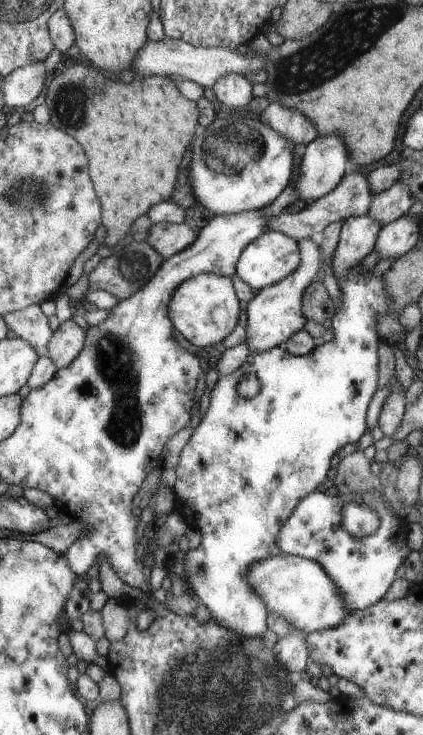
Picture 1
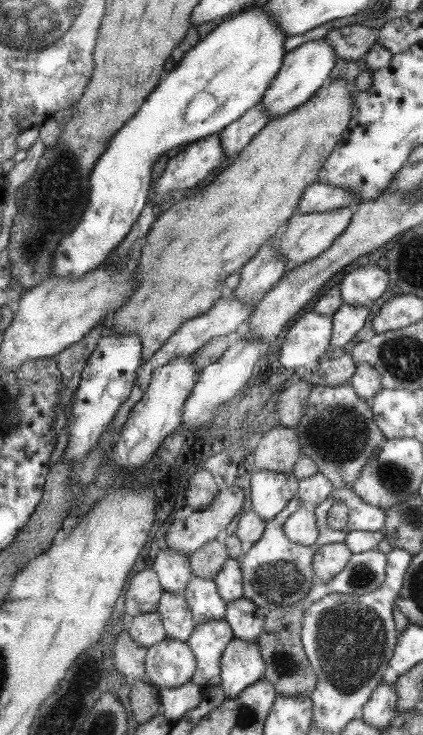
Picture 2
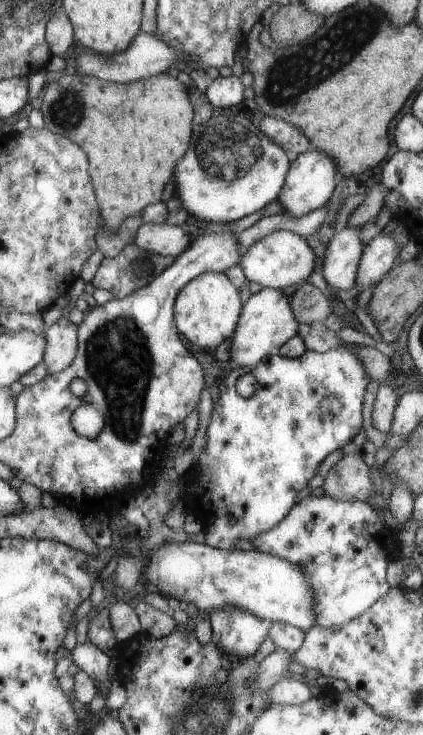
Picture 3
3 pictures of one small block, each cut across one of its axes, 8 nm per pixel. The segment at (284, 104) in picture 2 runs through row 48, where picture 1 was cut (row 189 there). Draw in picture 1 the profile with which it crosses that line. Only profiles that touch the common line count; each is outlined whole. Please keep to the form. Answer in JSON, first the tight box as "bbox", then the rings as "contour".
{"bbox":[293,134,349,204],"contour":[[[341,134],[323,136],[323,138],[315,138],[313,142],[309,142],[301,152],[299,176],[295,176],[295,180],[293,180],[297,200],[311,204],[311,202],[327,196],[333,188],[337,188],[345,176],[343,170],[345,170],[347,160],[349,160],[349,152],[347,152],[347,146],[345,146]]]}

